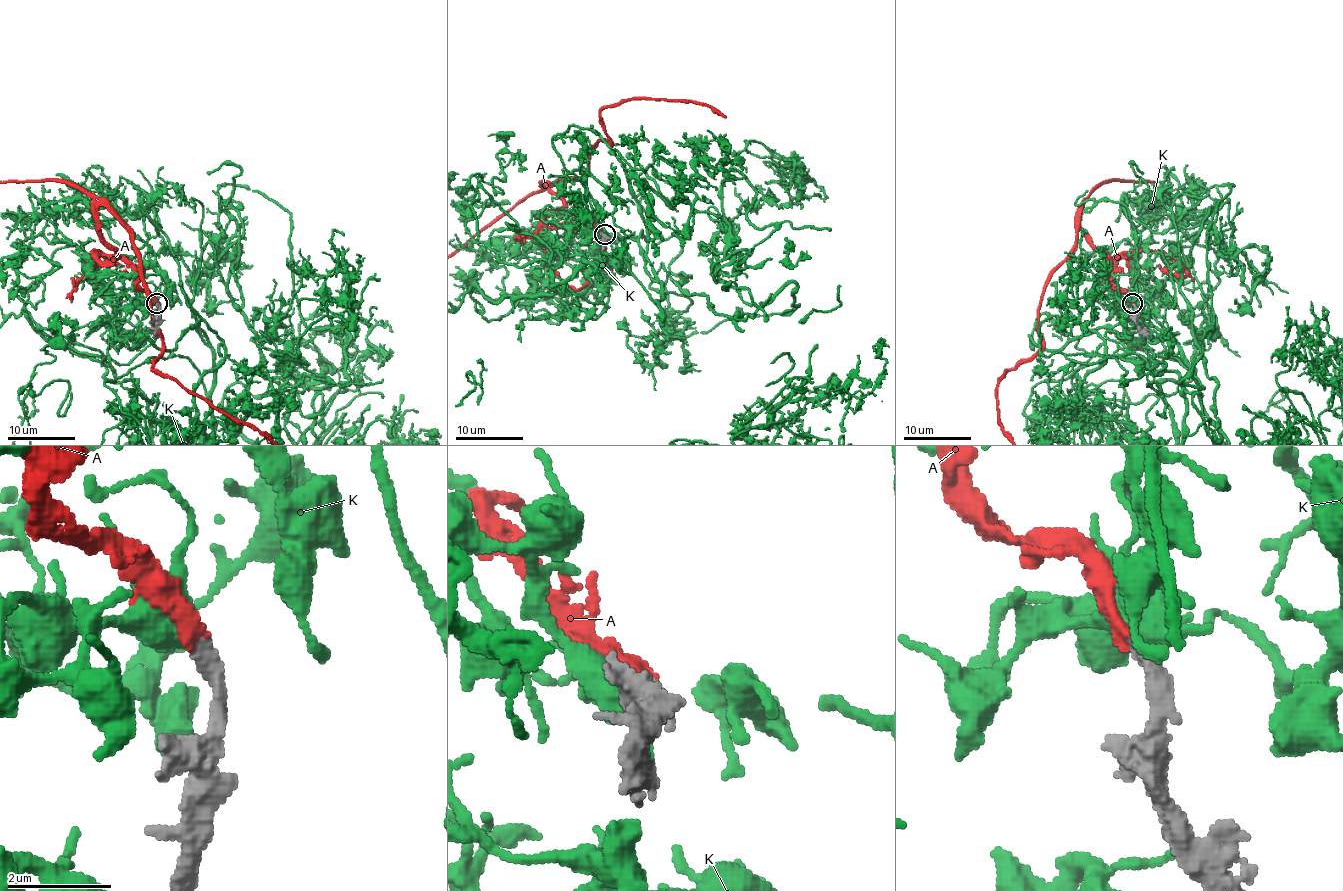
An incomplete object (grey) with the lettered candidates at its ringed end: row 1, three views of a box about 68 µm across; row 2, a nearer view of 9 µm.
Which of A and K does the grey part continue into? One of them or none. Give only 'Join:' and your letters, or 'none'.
Join: A

